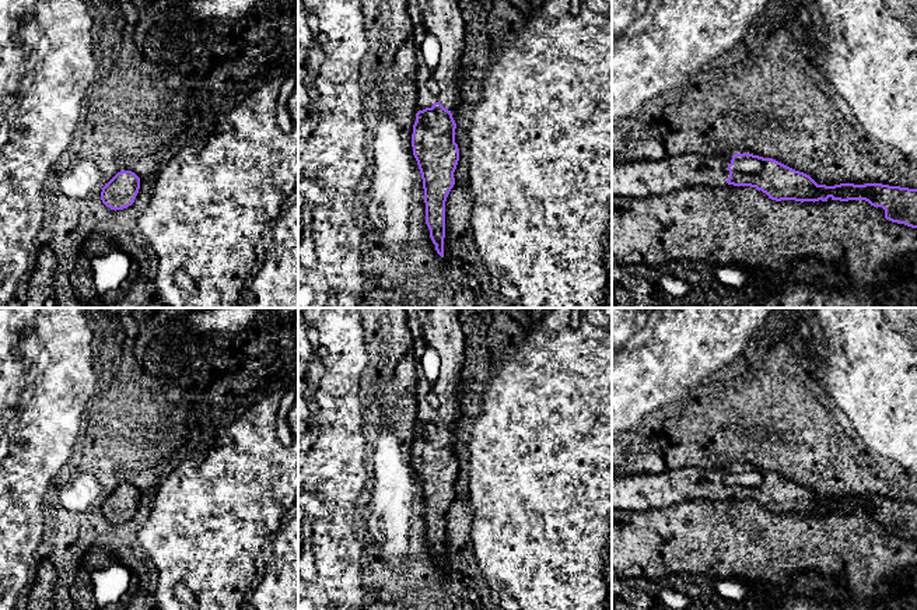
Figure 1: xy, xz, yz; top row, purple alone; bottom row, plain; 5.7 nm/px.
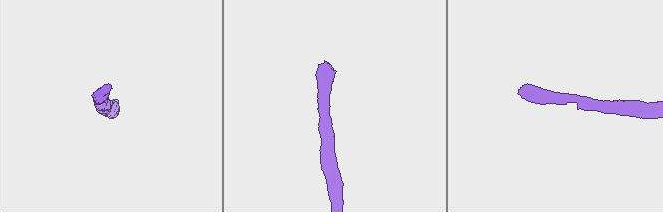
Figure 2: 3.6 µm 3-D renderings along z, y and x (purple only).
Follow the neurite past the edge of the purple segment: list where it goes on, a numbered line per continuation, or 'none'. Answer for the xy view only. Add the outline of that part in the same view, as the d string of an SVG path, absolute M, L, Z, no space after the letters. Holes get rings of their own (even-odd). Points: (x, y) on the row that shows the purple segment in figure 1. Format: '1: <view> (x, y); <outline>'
none

